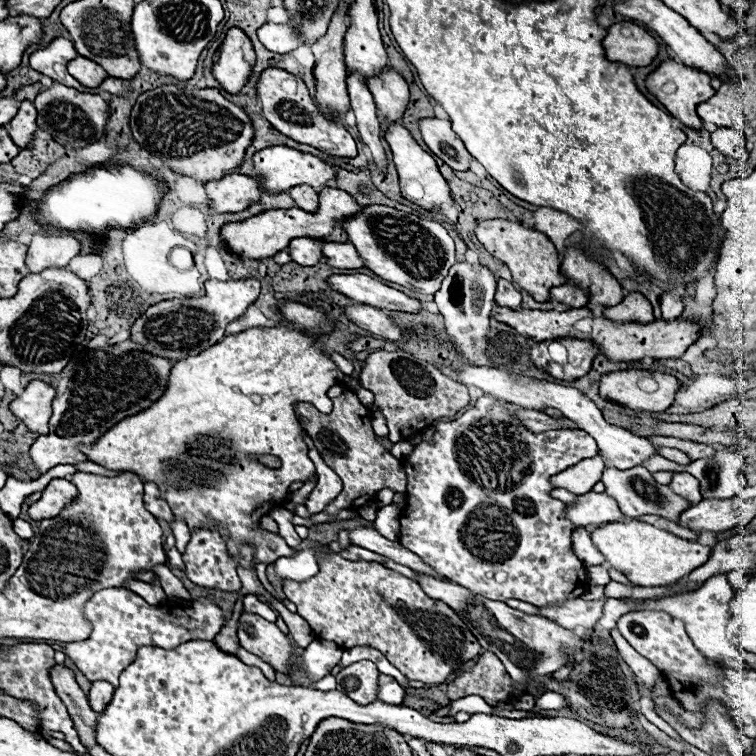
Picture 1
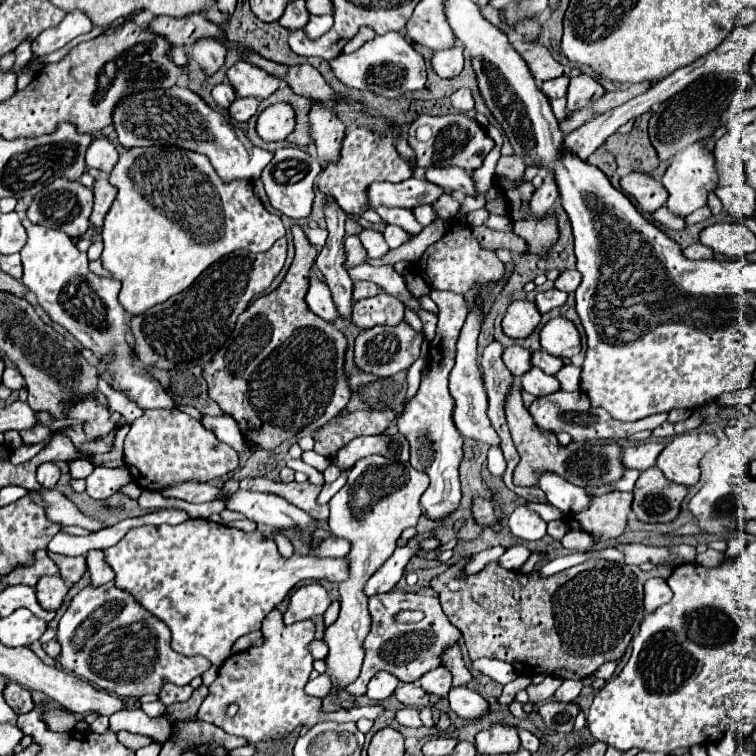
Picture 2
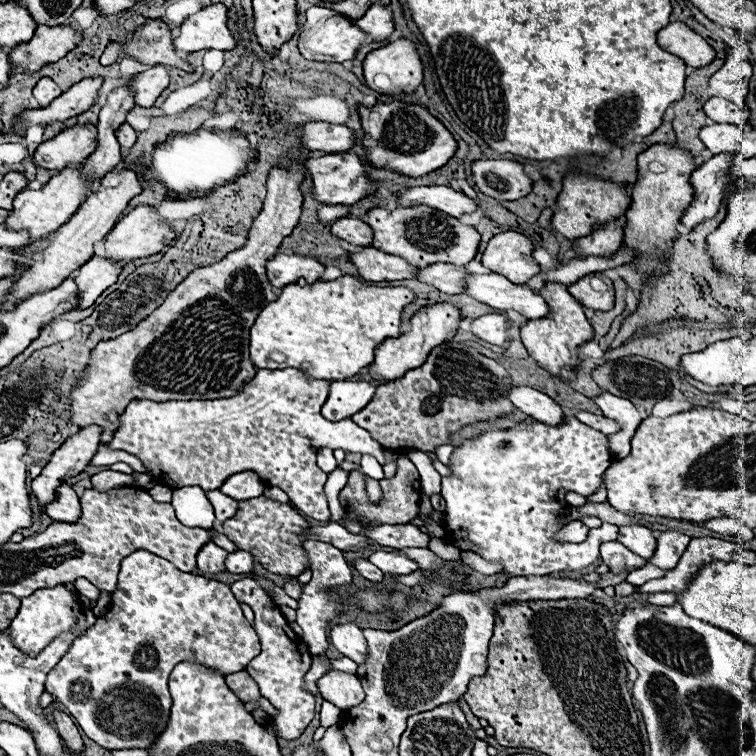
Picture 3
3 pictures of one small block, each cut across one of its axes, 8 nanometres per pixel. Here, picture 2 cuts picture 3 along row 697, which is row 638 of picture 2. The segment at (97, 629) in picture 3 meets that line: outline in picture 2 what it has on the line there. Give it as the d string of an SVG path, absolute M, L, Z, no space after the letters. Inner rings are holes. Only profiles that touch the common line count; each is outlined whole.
M114 580L106 586L88 584L70 600L60 618L56 640L62 646L58 662L66 672L74 672L94 686L124 698L158 694L166 682L190 684L192 678L212 666L208 658L188 658L174 652L170 648L170 628L136 602L132 594L118 590Z

